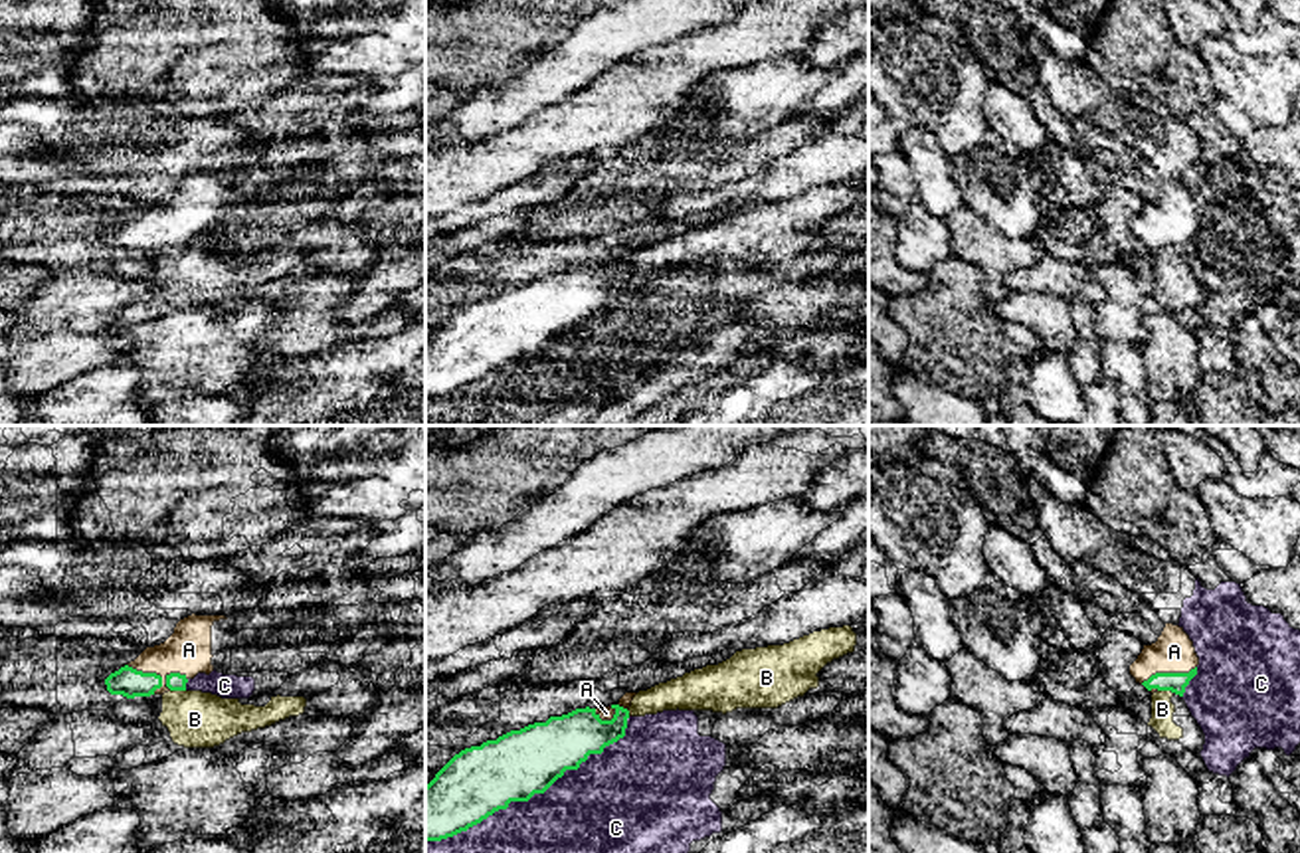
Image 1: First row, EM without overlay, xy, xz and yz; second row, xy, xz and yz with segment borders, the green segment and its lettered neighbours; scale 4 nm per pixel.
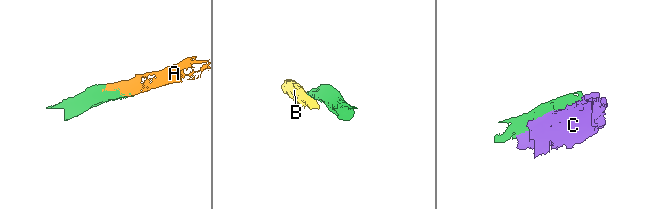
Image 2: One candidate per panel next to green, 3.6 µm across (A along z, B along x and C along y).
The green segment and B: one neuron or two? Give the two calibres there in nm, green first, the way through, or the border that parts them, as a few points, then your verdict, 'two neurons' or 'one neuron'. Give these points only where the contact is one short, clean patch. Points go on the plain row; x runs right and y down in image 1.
80 nm thick on the green side, 240 nm on the other; border along xy (171, 246), (185, 248); two neurons

